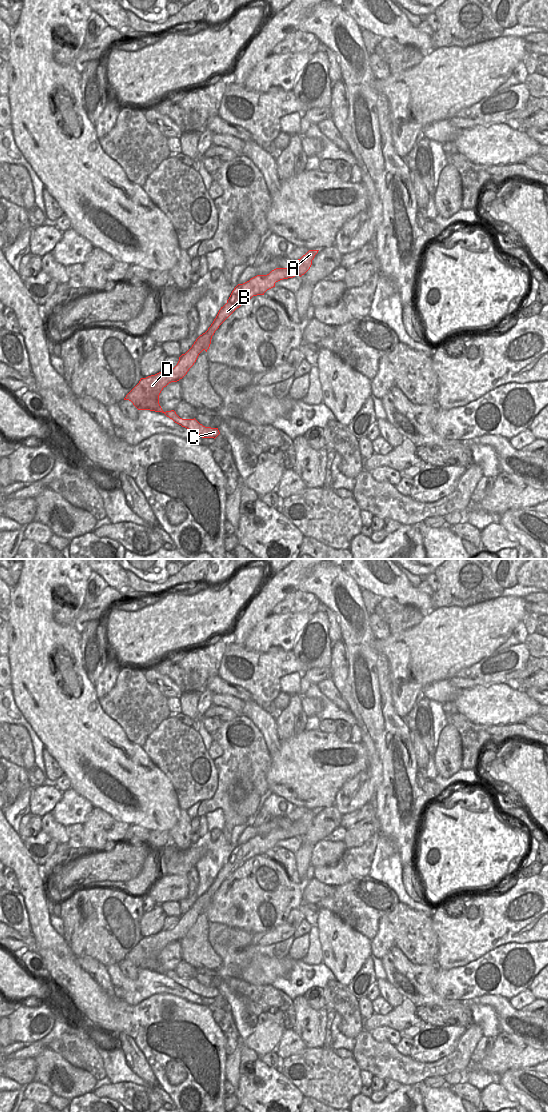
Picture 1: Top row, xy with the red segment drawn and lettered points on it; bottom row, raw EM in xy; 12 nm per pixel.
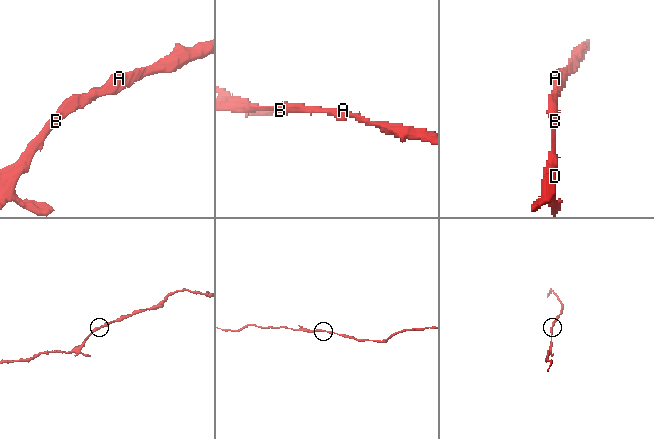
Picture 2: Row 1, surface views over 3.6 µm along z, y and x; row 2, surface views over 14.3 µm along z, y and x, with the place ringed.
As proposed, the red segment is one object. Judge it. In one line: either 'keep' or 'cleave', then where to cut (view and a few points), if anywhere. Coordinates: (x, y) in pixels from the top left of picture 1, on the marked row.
keep; no cut

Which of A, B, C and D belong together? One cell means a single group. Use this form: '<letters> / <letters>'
A B C D

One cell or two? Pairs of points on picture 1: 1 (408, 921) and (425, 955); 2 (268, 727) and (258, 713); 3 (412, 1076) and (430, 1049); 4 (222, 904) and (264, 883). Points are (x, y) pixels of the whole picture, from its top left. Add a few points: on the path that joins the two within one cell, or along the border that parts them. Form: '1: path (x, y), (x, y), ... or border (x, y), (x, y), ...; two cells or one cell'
1: path (408, 929), (415, 936), (421, 947); one cell
2: path (266, 724), (259, 716); one cell
3: border (409, 1055), (423, 1062), (434, 1062), (445, 1055); two cells
4: path (232, 894), (244, 888), (254, 887); one cell

